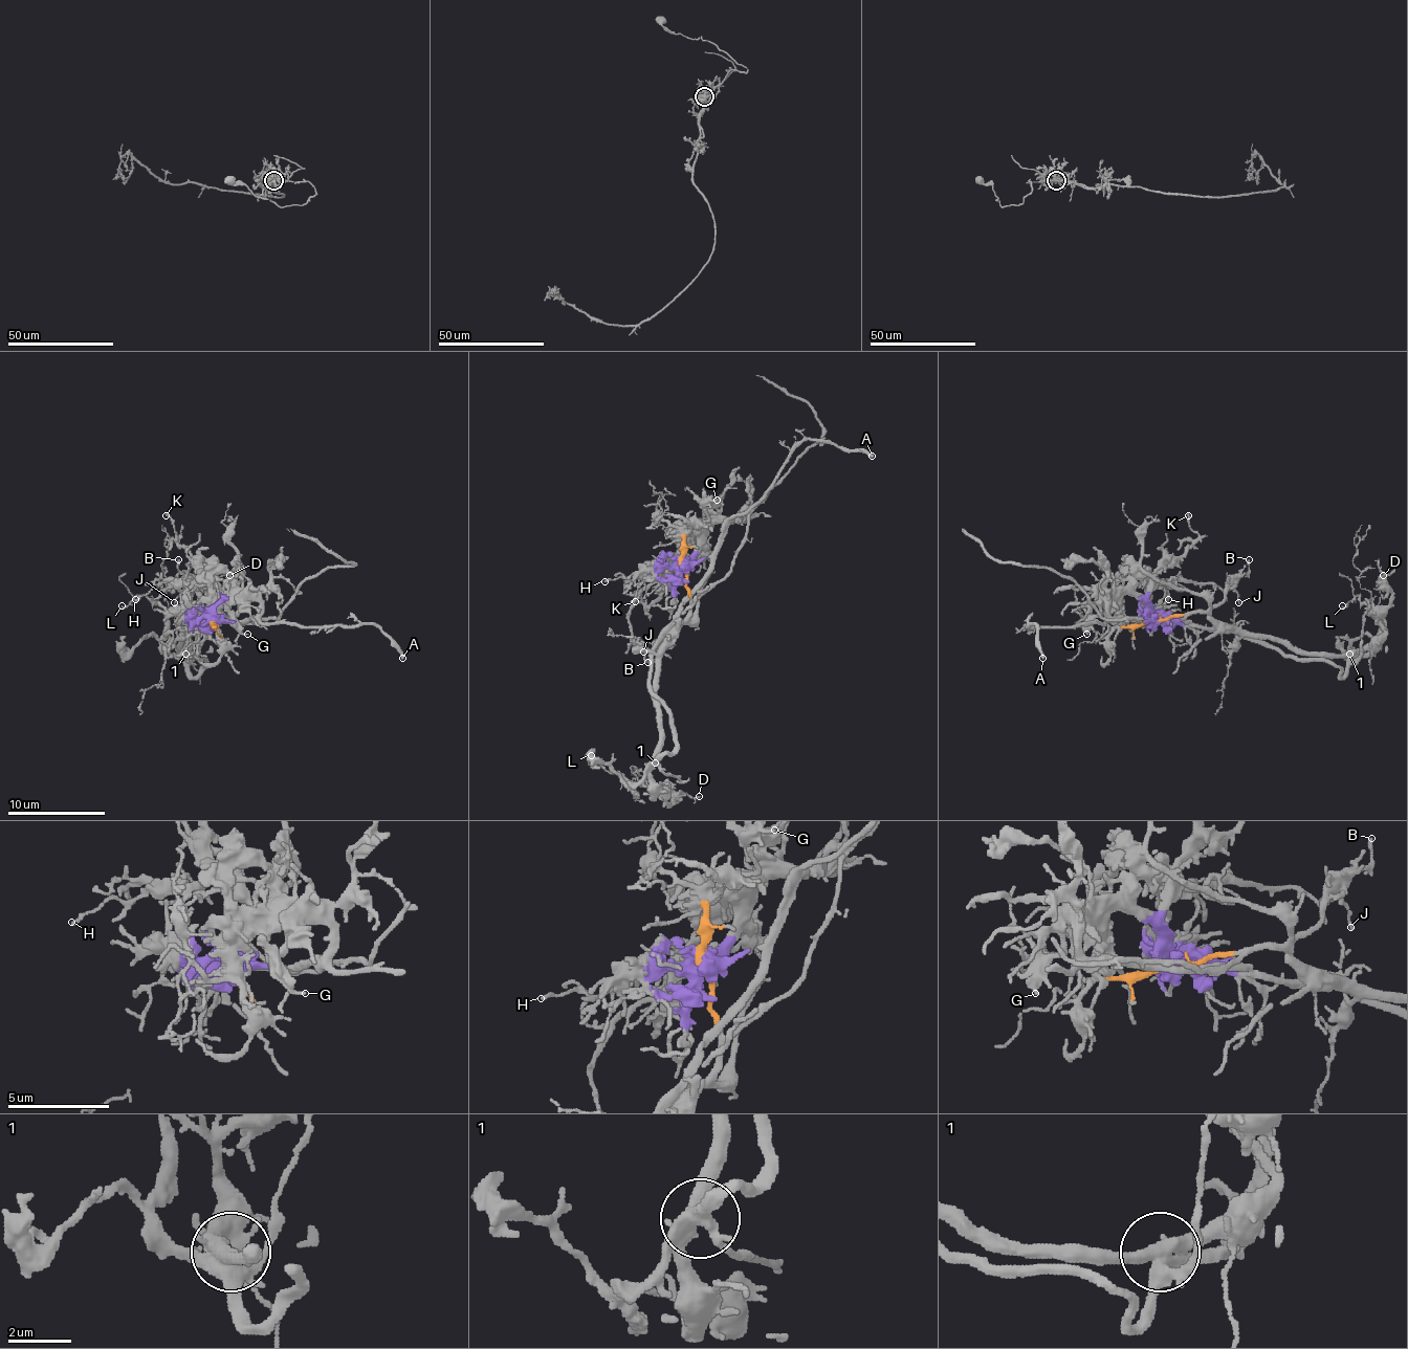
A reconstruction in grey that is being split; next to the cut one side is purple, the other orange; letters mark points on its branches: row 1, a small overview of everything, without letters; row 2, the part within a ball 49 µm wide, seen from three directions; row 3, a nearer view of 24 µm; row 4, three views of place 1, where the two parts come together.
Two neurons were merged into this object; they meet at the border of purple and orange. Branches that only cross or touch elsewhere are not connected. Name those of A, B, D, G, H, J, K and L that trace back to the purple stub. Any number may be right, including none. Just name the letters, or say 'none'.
A, G, H, K

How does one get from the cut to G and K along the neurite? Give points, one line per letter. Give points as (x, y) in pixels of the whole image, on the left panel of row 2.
G: (215, 622), (215, 607), (233, 593), (240, 598), (235, 620), (247, 635)
K: (215, 622), (220, 593), (176, 542), (174, 527), (166, 514)

